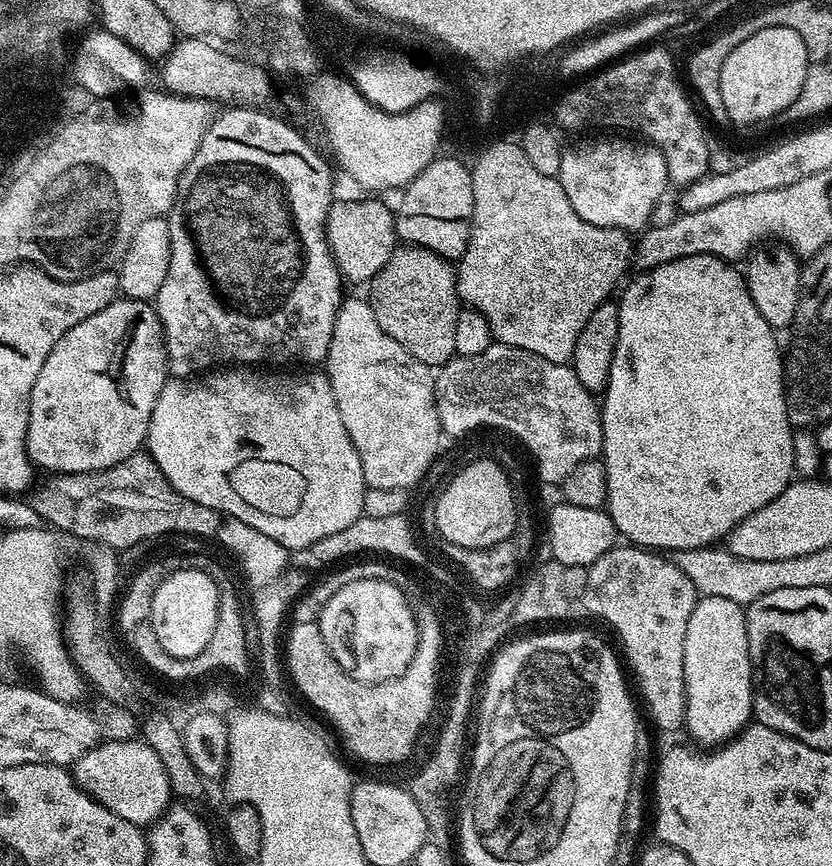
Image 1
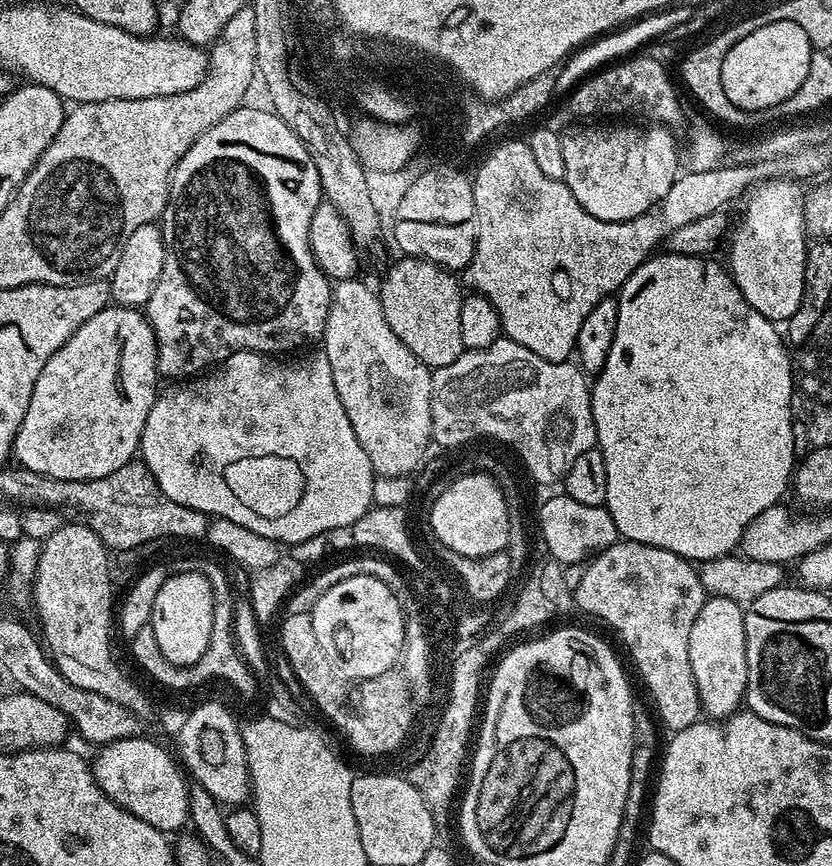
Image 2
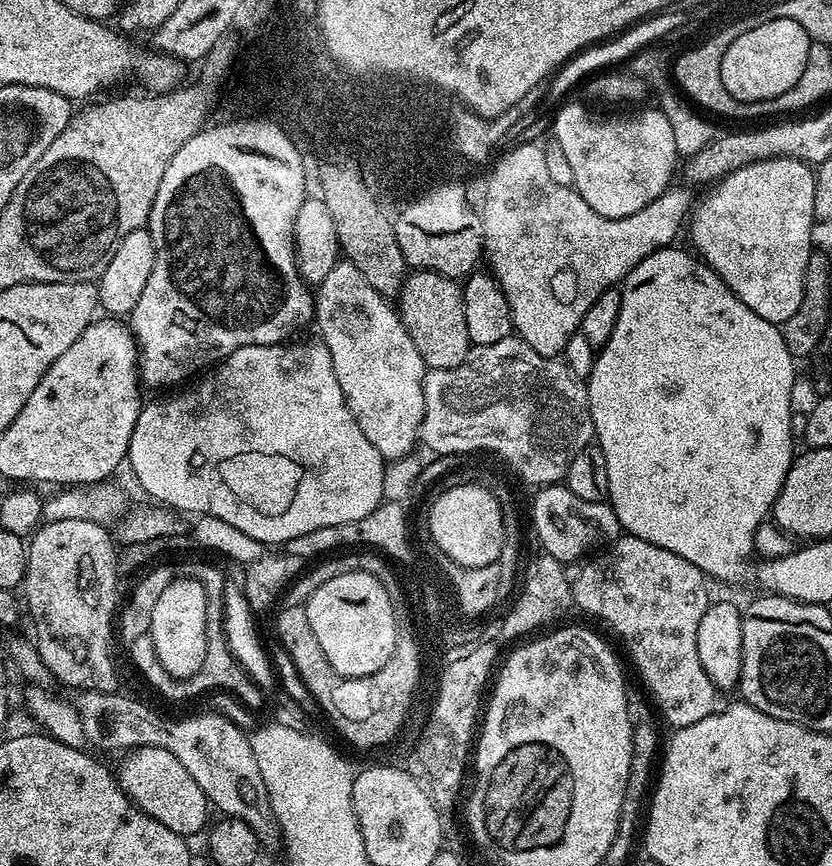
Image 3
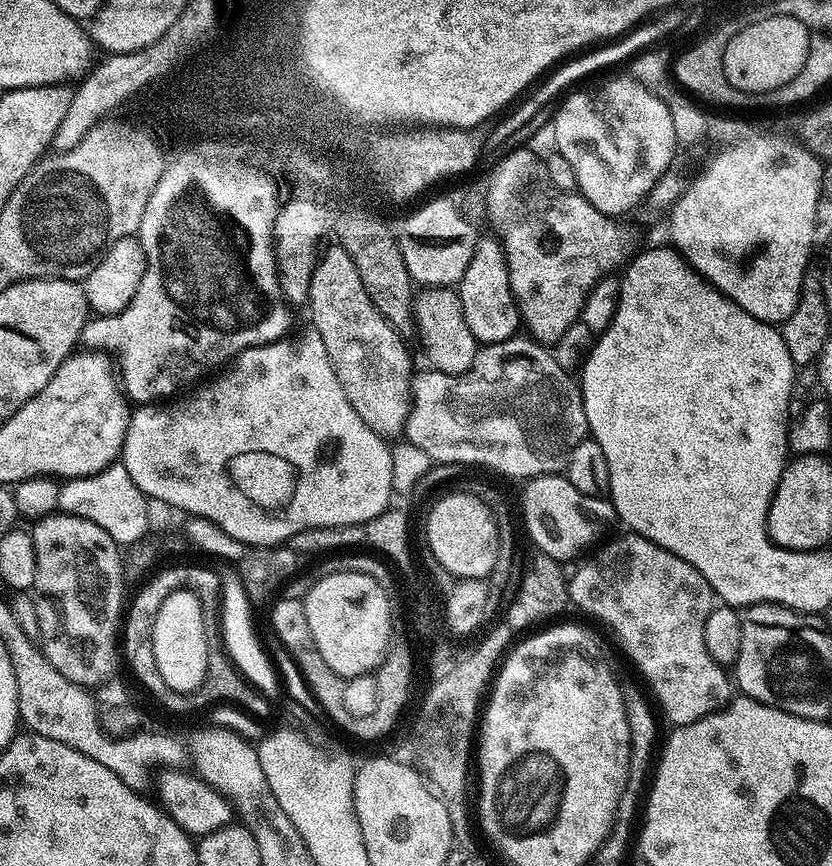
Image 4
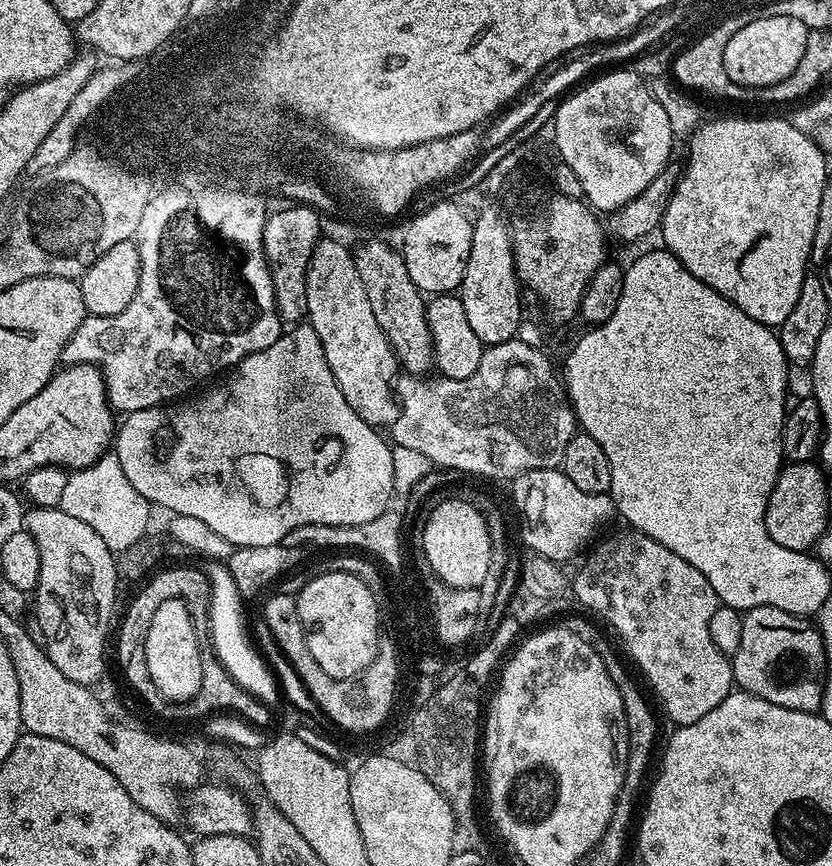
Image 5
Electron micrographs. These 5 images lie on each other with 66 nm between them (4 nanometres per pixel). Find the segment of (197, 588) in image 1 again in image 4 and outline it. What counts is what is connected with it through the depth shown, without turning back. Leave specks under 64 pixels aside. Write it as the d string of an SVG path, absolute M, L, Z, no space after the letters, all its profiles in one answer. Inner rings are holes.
M187 588L170 592L154 620L151 637L154 662L162 682L175 692L193 692L202 686L207 670L207 642L203 632L202 606L196 593Z

